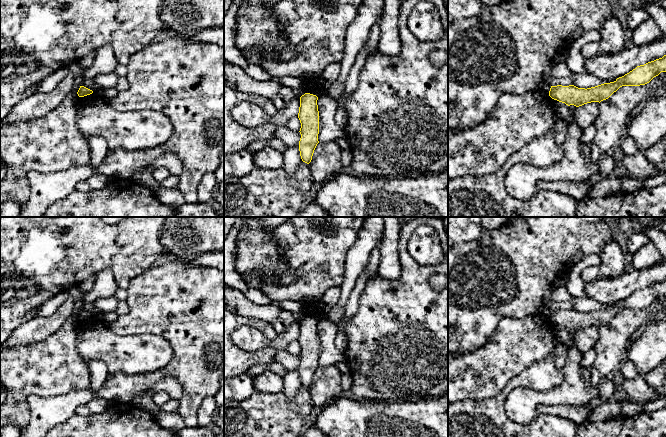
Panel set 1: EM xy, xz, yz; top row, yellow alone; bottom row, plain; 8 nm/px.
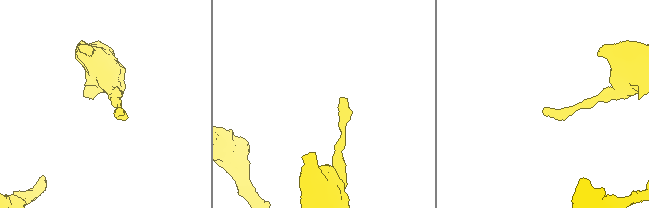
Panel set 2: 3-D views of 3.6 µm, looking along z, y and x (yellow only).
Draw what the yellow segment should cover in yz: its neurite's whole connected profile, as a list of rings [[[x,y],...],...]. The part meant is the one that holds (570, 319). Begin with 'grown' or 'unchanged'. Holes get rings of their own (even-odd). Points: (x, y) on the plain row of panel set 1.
unchanged; [[[666,279],[662,282],[637,290],[635,293],[617,302],[614,306],[604,307],[591,312],[578,312],[574,309],[551,310],[549,320],[566,329],[582,330],[591,326],[608,323],[622,310],[640,310],[649,307],[661,296],[666,296]]]

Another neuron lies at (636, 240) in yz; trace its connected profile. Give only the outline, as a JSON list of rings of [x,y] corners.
[[[634,231],[627,240],[627,248],[633,256],[649,240],[648,236],[642,232]]]

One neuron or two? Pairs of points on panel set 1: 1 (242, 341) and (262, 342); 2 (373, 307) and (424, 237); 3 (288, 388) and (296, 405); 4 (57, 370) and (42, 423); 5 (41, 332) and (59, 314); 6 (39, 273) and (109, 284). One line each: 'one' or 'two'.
1: one
2: two
3: two
4: two
5: one
6: two

